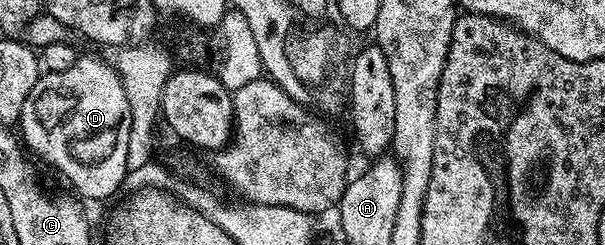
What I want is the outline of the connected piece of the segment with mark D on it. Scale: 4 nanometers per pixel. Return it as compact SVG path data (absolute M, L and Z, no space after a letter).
M83 55L66 71L43 73L37 79L37 83L33 83L29 99L25 99L25 107L19 116L17 129L21 134L22 144L30 152L32 149L45 164L52 165L80 193L78 196L84 202L103 201L106 197L113 196L122 187L123 180L129 176L127 156L131 112L129 99L125 99L125 87L119 78L119 70L112 62L110 65L99 57Z

